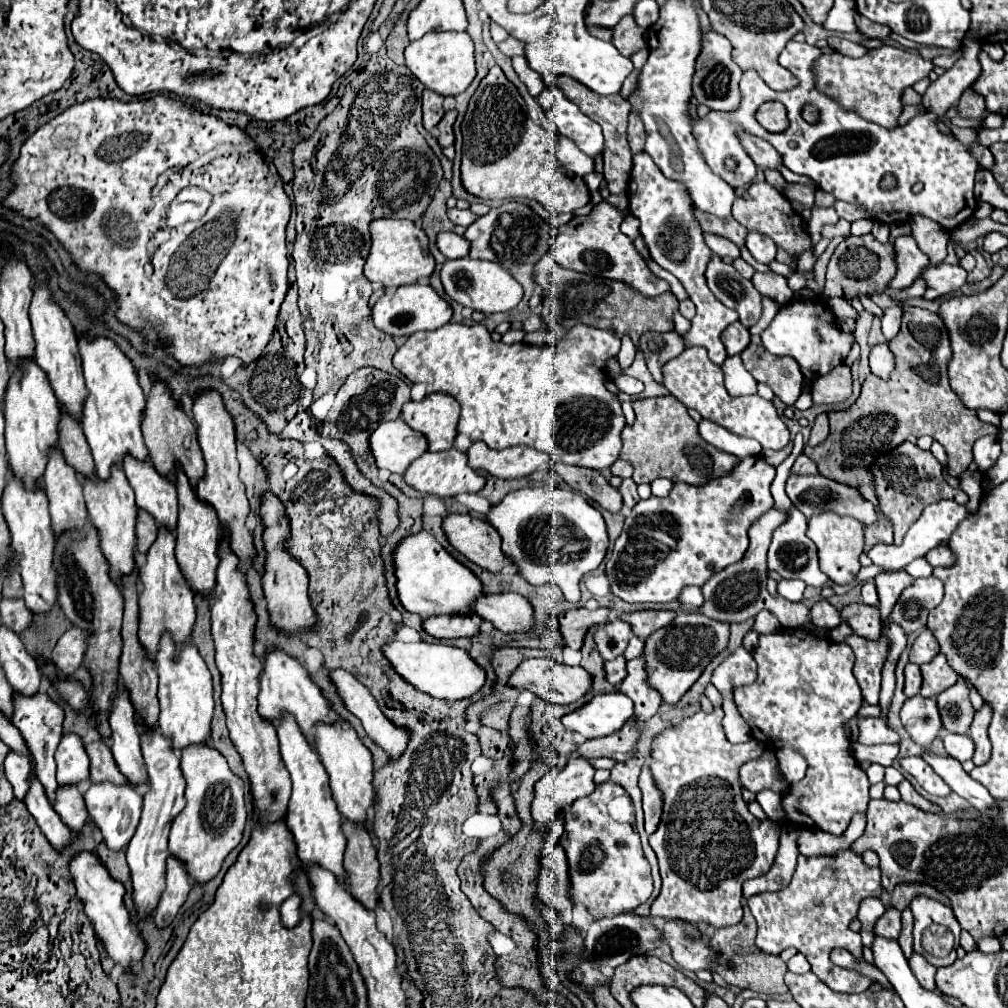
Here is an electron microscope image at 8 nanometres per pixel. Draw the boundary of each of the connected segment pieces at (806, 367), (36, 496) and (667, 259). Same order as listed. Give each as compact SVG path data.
M795 299L791 305L785 305L779 309L775 319L765 329L765 349L773 355L789 355L795 357L799 363L805 379L813 379L817 375L825 375L833 371L837 365L845 361L851 347L855 343L855 335L845 333L839 329L835 313L827 305L827 301L801 301Z
M9 477L1 499L1 511L13 537L13 549L19 557L19 569L23 579L21 597L25 599L25 605L29 607L31 613L49 613L57 605L59 593L57 593L57 571L53 569L55 535L51 529L51 515L45 491L43 493L41 489L27 491L19 479Z
M639 153L633 159L633 171L631 171L631 183L629 183L629 205L631 205L631 215L639 219L639 231L651 251L653 261L681 281L689 299L697 307L697 315L691 319L691 327L683 335L685 349L695 345L705 347L709 351L709 359L721 365L727 357L725 347L721 343L721 331L727 325L735 323L739 319L739 313L725 307L721 301L717 301L717 297L709 291L705 283L703 273L707 269L711 249L703 241L703 231L699 223L693 221L693 209L691 209L693 203L687 195L687 189L677 181L665 179L665 175L657 169L651 157L647 153Z

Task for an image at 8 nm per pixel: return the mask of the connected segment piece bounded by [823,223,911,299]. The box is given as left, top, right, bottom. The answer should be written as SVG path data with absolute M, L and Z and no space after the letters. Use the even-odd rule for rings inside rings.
M909 223L891 225L891 239L889 245L879 243L871 233L861 237L845 237L841 245L835 249L829 267L827 267L827 283L823 289L825 297L859 297L859 295L871 295L871 293L883 293L887 289L887 283L895 275L895 257L893 257L893 241L897 235L911 235ZM897 227L905 227L903 231L897 231Z

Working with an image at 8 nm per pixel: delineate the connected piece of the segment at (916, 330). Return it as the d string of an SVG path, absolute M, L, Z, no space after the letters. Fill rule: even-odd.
M903 307L901 329L899 329L897 337L893 337L893 341L889 341L889 349L895 355L895 369L893 369L891 377L883 381L873 373L867 375L863 385L861 385L859 399L843 411L831 411L829 413L831 435L821 445L817 445L815 448L806 446L803 450L805 455L813 457L821 475L825 475L829 479L835 479L835 481L841 481L845 485L857 487L861 497L865 497L867 501L873 501L873 505L877 509L879 509L879 505L877 505L877 495L873 493L873 475L871 475L873 461L857 461L857 455L875 459L877 453L881 453L881 451L887 453L889 449L895 449L895 445L901 445L911 435L915 435L915 437L931 435L935 441L939 441L945 447L947 457L949 457L949 473L953 477L957 477L973 461L973 451L971 451L973 443L979 437L999 433L999 429L995 425L983 423L977 417L977 411L961 405L957 395L951 393L949 379L947 379L947 363L951 359L951 345L949 345L947 329L945 329L945 325L943 325L943 321L937 313L931 313L931 311L925 311L925 309L915 309L915 307Z

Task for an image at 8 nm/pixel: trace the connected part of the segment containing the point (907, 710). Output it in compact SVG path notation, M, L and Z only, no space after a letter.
M921 695L905 701L901 709L901 721L909 735L923 747L929 747L943 729L935 699L925 699Z

